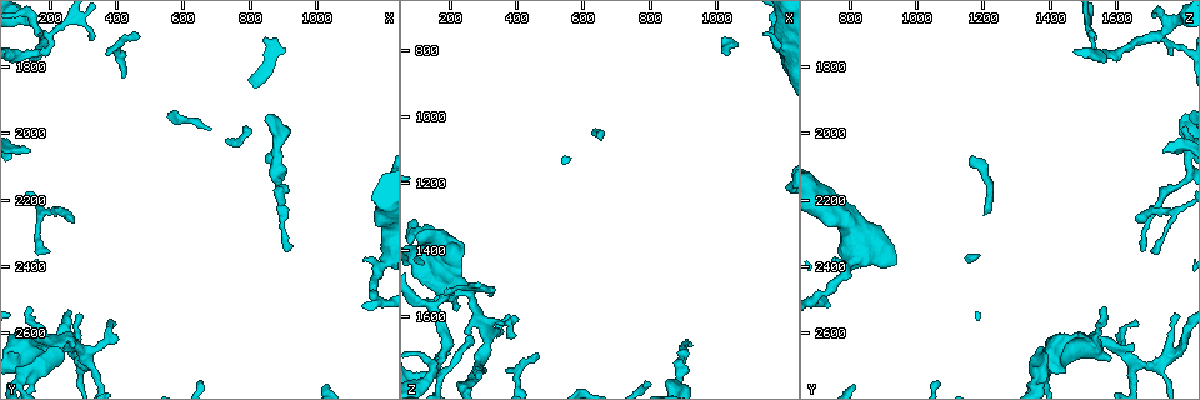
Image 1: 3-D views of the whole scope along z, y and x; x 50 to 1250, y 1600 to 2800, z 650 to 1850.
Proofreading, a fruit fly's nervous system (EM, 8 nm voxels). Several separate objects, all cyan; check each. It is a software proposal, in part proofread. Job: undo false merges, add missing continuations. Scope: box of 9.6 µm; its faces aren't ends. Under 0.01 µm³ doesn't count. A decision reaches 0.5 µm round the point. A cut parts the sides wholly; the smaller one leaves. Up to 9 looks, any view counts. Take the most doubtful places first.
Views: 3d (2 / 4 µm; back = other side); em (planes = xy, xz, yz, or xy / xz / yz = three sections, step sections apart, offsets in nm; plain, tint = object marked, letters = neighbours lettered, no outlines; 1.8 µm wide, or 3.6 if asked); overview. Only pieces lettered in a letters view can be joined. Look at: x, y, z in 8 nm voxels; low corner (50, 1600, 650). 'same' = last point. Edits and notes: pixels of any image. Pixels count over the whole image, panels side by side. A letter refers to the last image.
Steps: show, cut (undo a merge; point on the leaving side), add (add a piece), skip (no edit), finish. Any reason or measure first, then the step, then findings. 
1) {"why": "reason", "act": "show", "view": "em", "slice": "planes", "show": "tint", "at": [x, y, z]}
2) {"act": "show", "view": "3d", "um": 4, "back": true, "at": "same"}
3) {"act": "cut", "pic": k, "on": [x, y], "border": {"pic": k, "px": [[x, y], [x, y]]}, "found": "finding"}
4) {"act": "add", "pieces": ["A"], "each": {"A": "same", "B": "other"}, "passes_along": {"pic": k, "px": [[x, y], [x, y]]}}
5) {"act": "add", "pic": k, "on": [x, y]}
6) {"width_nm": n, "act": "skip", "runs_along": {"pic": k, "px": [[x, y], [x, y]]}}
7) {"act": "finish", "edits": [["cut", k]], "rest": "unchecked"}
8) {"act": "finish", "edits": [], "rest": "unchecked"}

{"why": "an open end", "act": "show", "view": "em", "slice": "planes", "show": "letters", "at": [130, 2060, 1770]}

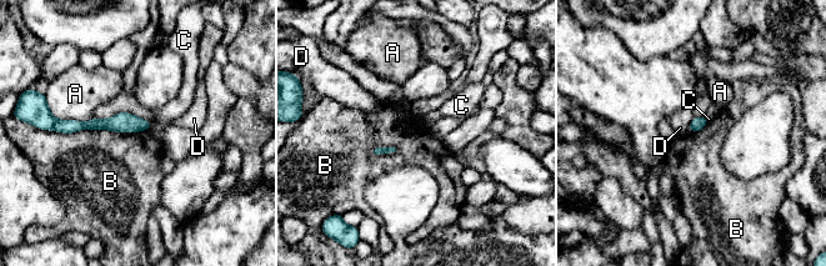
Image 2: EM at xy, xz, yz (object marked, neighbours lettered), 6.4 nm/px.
{"act": "skip", "each": {"A": "other", "B": "other", "C": "other", "D": "other"}, "border": {"pic": 2, "px": [[50, 129], [148, 130]]}, "found": "no lettered piece goes on from it"}

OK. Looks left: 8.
{"act": "show", "view": "3d", "um": 2, "at": [230, 2670, 1430]}

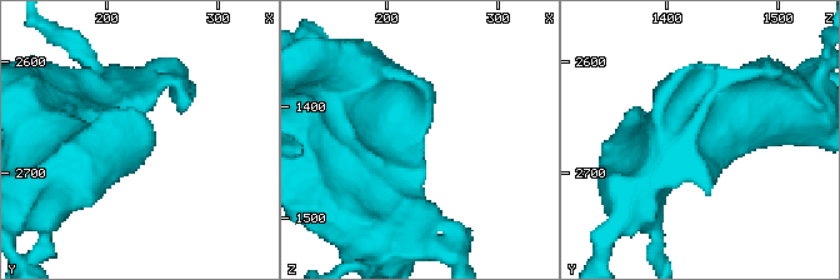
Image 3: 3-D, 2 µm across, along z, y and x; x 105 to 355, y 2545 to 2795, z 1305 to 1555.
{"act": "show", "view": "em", "slice": "planes", "show": "plain", "at": [234, 2670, 1434]}

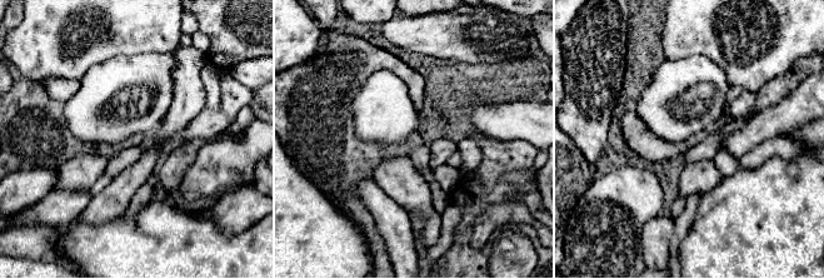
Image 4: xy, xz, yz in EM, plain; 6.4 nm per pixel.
{"act": "show", "view": "em", "slice": "planes", "show": "letters", "at": "same"}

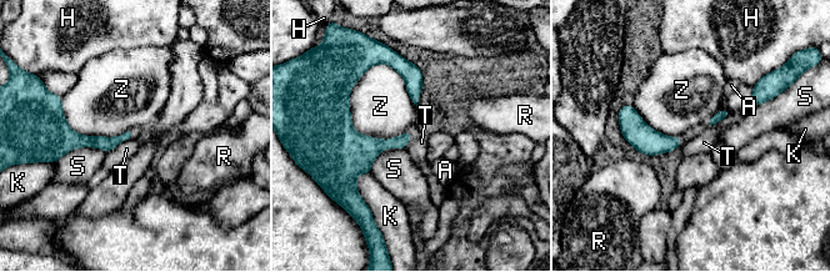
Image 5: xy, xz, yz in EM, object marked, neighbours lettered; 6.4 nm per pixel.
{"act": "skip", "each": {"A": "other", "H": "other", "K": "other", "R": "other", "S": "other", "T": "other", "Z": "other"}, "runs_along": {"pic": 5, "px": [[56, 126], [70, 140], [125, 136]]}, "found": "no lettered piece goes on from it"}

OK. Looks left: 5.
{"why": "an open end", "act": "show", "view": "3d", "um": 4, "at": [1140, 2380, 760]}

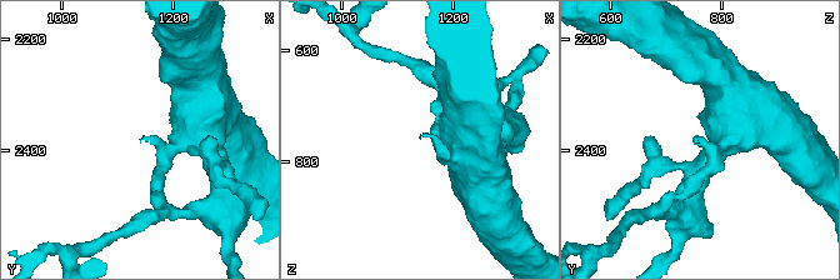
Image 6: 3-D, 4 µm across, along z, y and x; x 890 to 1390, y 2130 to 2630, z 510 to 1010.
{"why": "shape alone is not enough", "act": "show", "view": "em", "slice": "xz", "step": 8, "show": "letters", "at": [1135, 2375, 750]}

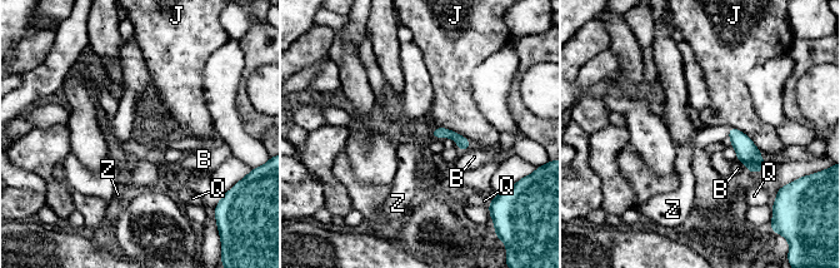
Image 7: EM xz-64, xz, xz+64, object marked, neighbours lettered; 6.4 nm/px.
{"why": "cut it another way", "act": "show", "view": "em", "slice": "planes", "show": "letters", "at": "same"}

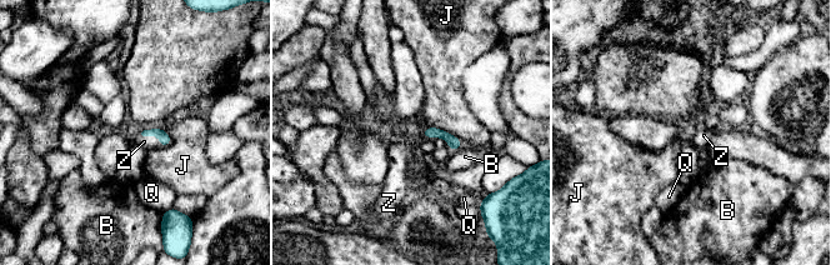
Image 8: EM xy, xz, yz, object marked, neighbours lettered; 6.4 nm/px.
{"act": "add", "pieces": ["Z"], "each": {"B": "other", "J": "other", "Q": "other", "Z": "same"}, "passes_along": {"pic": 8, "px": [[165, 140], [154, 135], [144, 141]]}, "found": "the neuron continues"}

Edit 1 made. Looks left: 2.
{"why": "redraw", "act": "show", "view": "overview"}

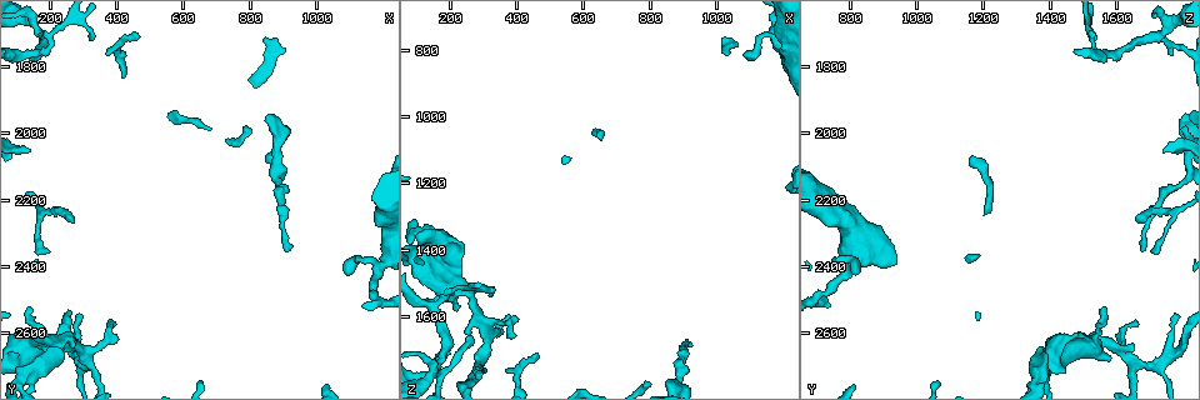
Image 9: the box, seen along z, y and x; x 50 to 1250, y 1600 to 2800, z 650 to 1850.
{"why": "three-way junction", "act": "show", "view": "em", "slice": "planes", "show": "letters", "at": [280, 2680, 1760]}

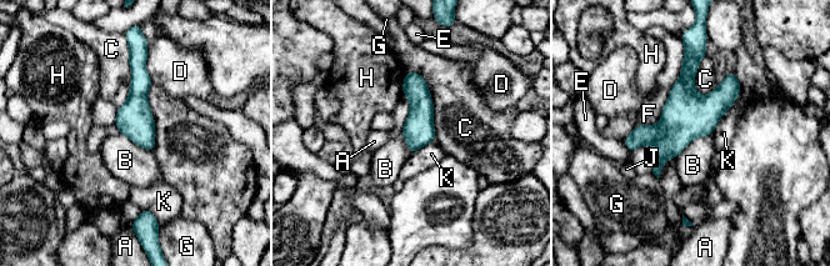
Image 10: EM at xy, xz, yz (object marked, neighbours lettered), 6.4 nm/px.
{"act": "skip", "each": {"A": "other", "B": "other", "C": "other", "D": "other", "E": "other", "F": "other", "G": "other", "H": "other", "J": "other", "K": "other"}, "found": "all the same neuron"}

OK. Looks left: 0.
{"act": "finish", "edits": [["add", 8]], "rest": "unchecked"}

